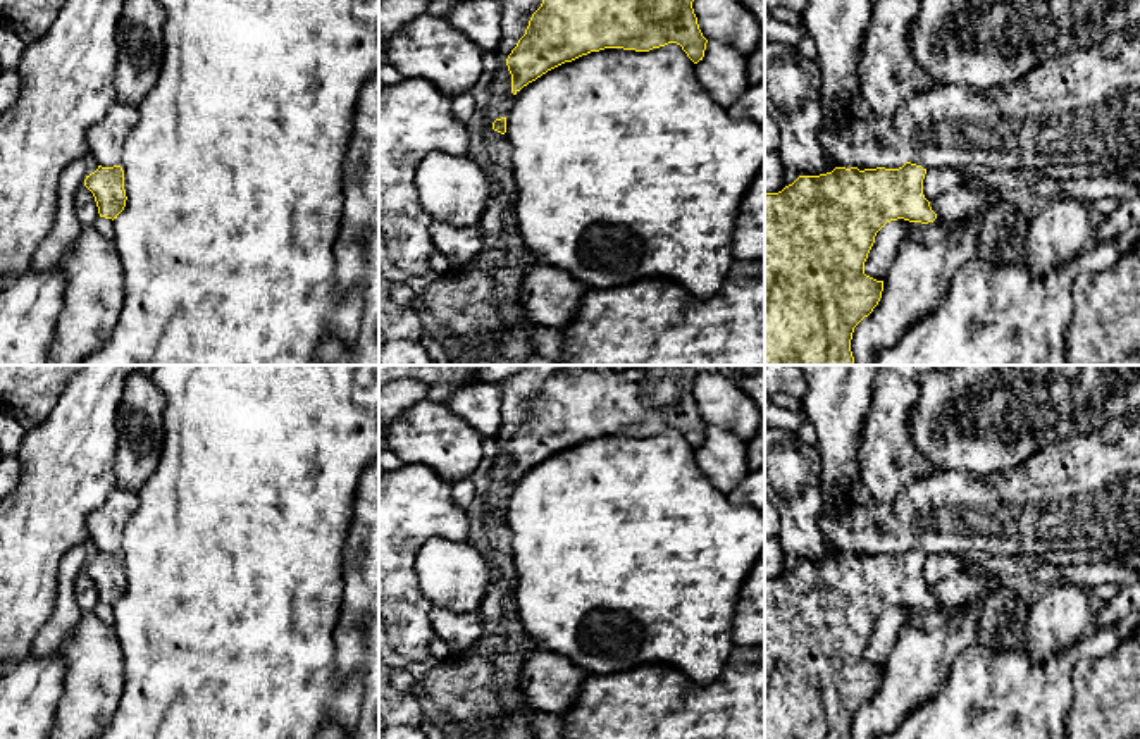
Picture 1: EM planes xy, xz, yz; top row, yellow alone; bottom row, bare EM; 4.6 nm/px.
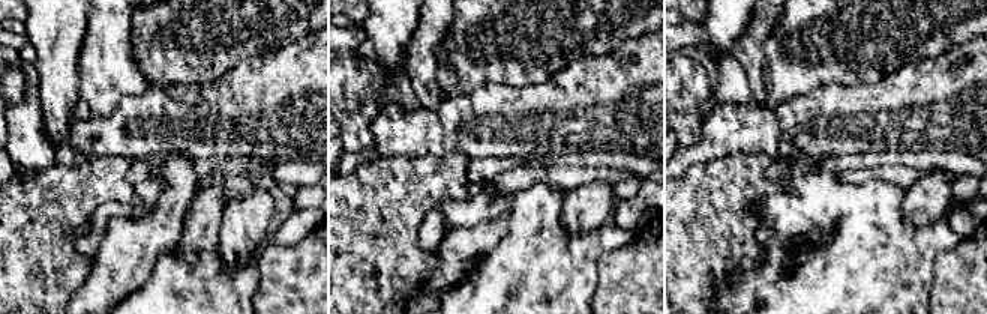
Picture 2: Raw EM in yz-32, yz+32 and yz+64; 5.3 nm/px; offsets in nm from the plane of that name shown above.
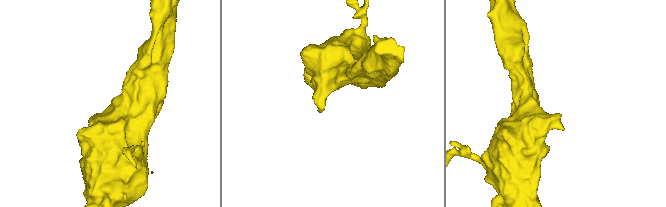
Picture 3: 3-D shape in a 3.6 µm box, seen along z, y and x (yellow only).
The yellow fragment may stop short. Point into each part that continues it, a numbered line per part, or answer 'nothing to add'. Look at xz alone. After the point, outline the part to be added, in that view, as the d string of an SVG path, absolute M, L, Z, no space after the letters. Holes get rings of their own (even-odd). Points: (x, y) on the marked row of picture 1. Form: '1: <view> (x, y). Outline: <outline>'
nothing to add

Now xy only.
nothing to add

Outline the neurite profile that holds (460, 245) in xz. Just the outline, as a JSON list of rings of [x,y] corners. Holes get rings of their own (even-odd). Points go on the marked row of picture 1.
[[[434,220],[431,239],[451,264],[458,269],[472,262],[482,250],[482,236],[479,226],[460,227],[455,224]]]

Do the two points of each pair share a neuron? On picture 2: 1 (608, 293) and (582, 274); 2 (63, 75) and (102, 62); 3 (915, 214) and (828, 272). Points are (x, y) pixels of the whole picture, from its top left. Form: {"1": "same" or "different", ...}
{"1": "different", "2": "different", "3": "different"}

